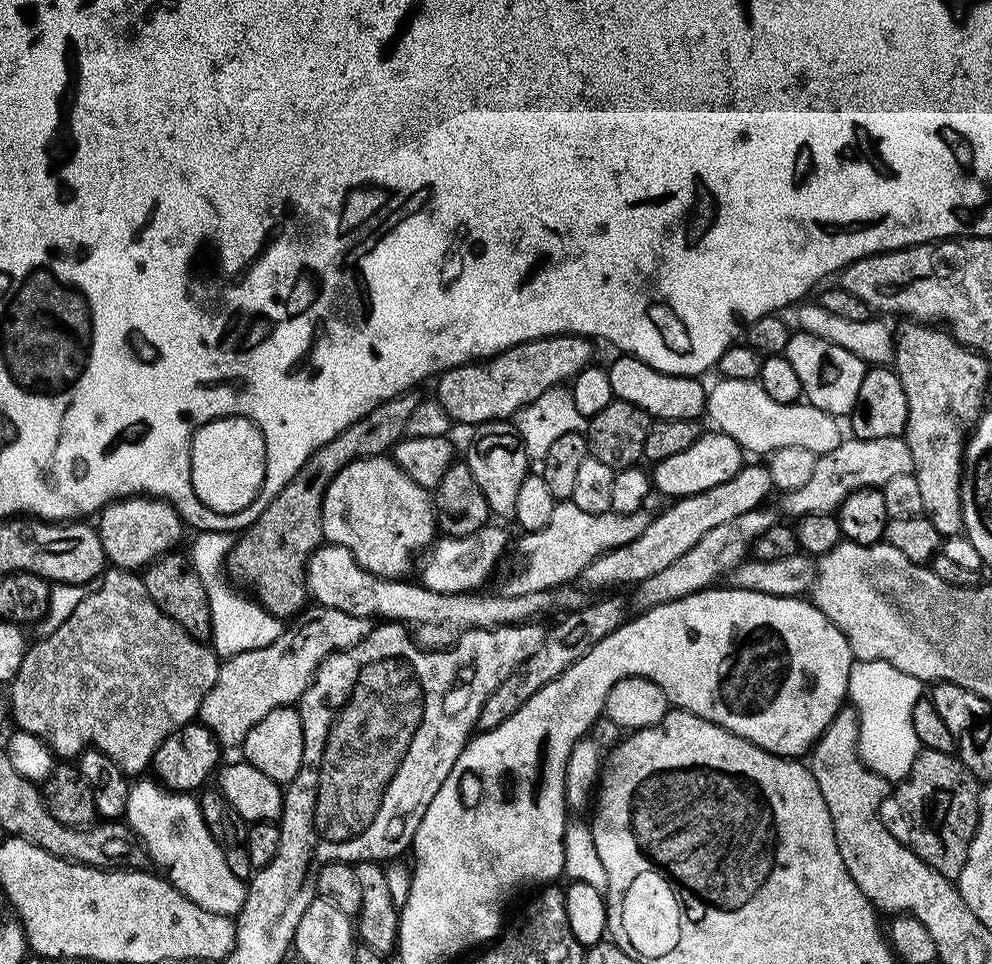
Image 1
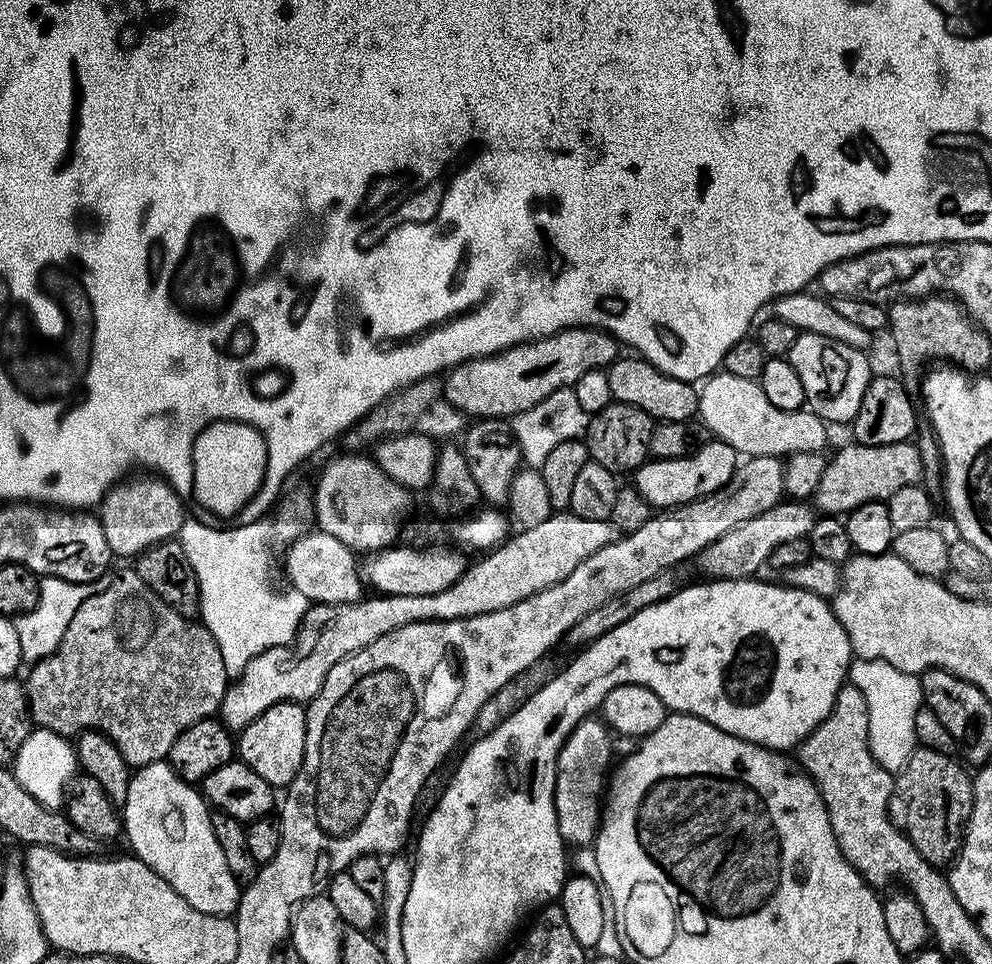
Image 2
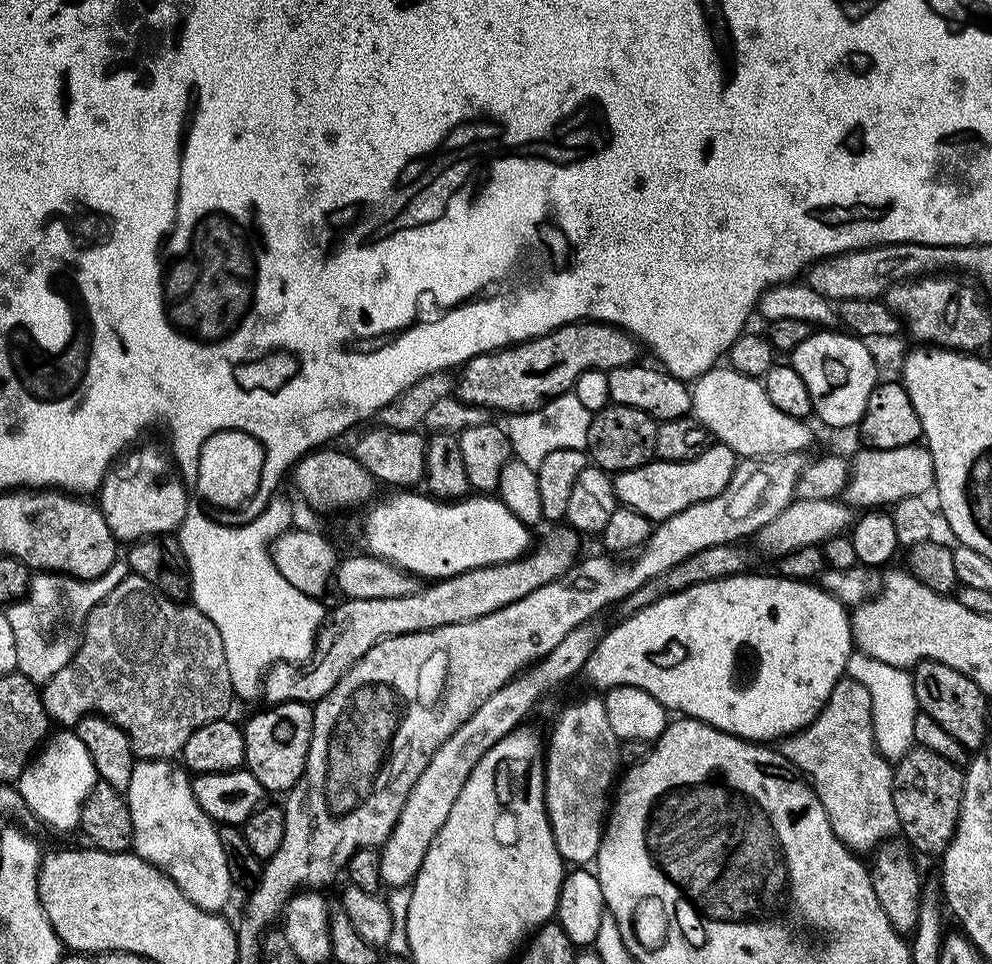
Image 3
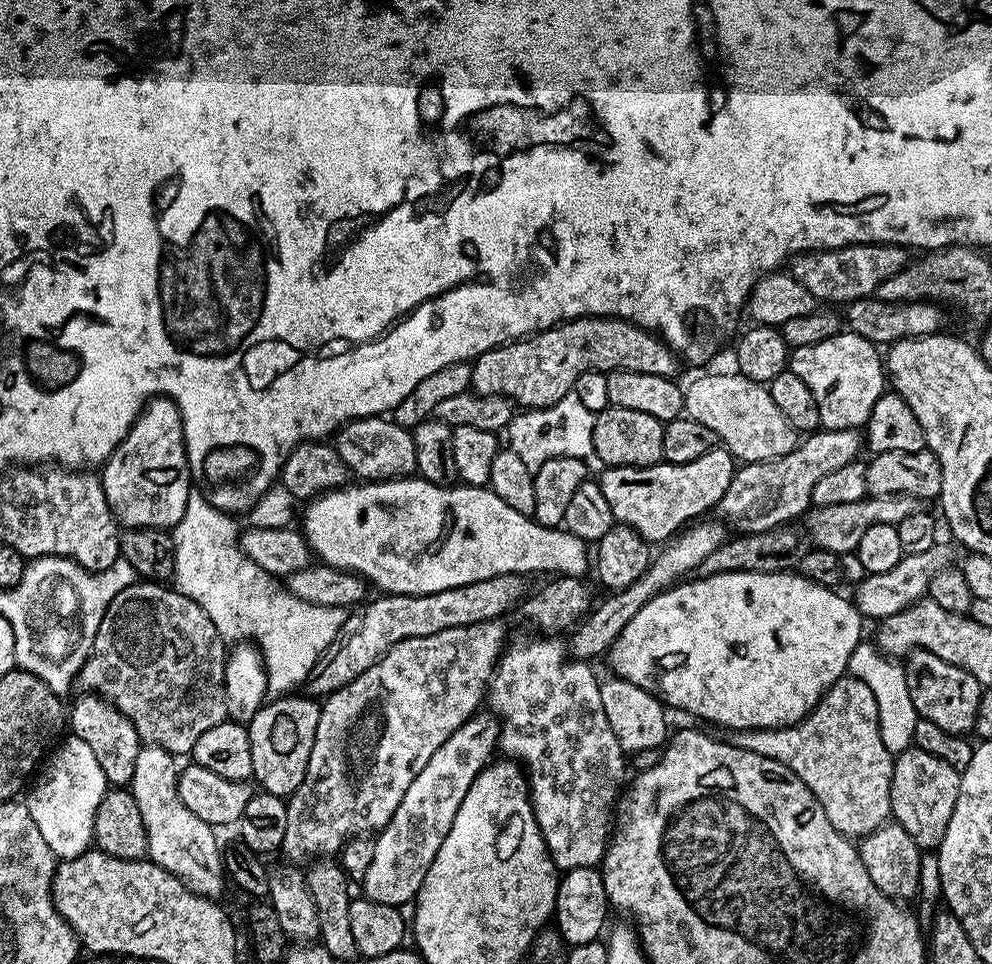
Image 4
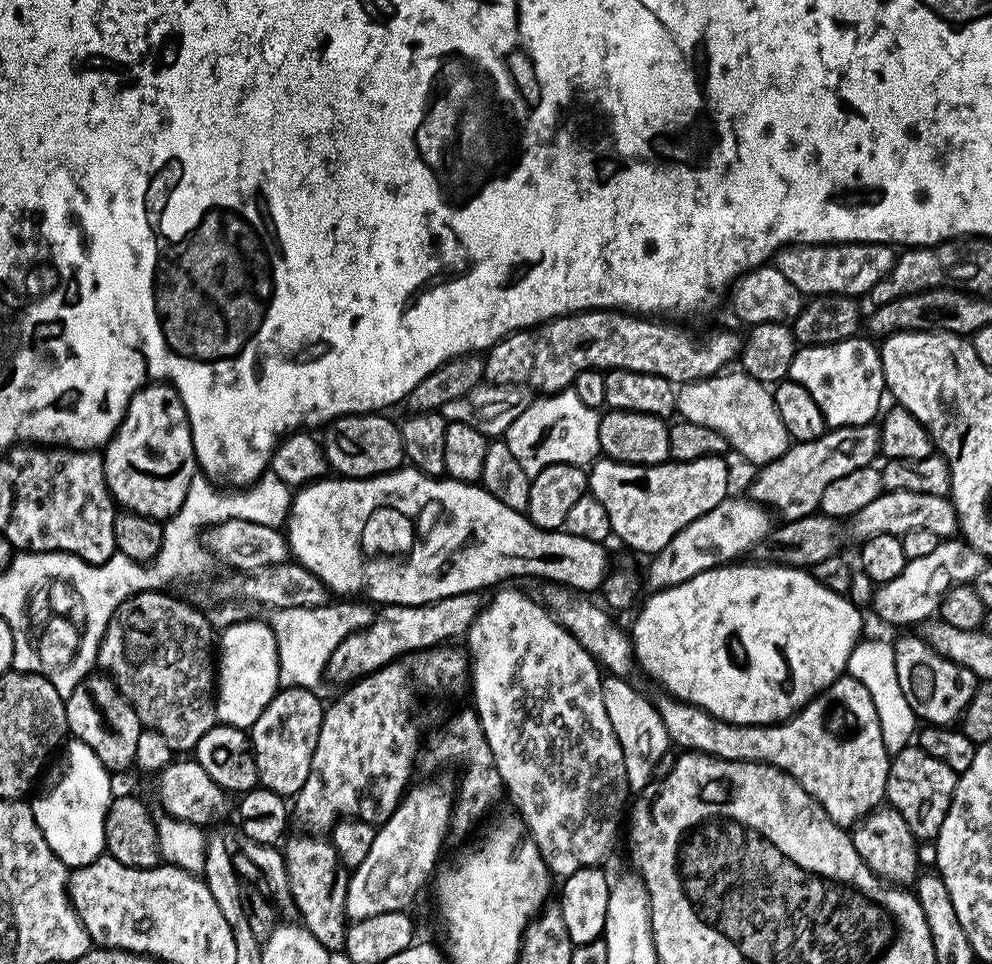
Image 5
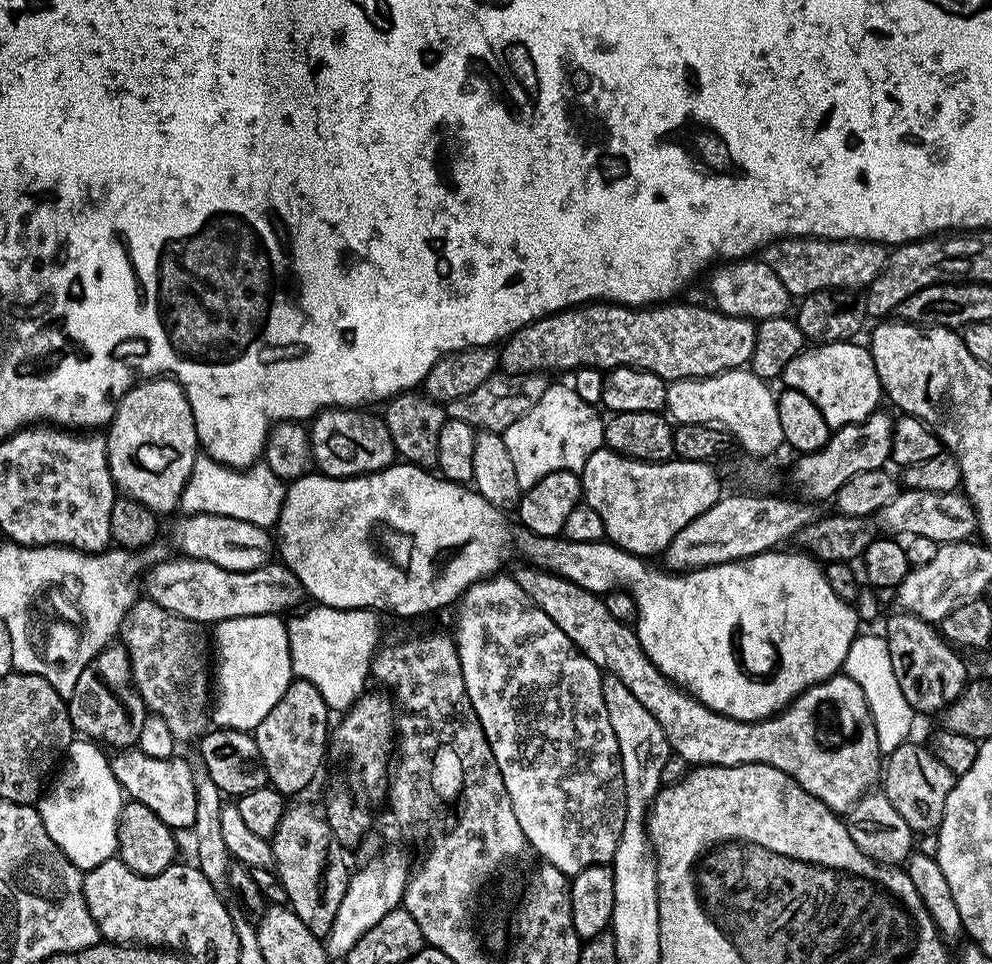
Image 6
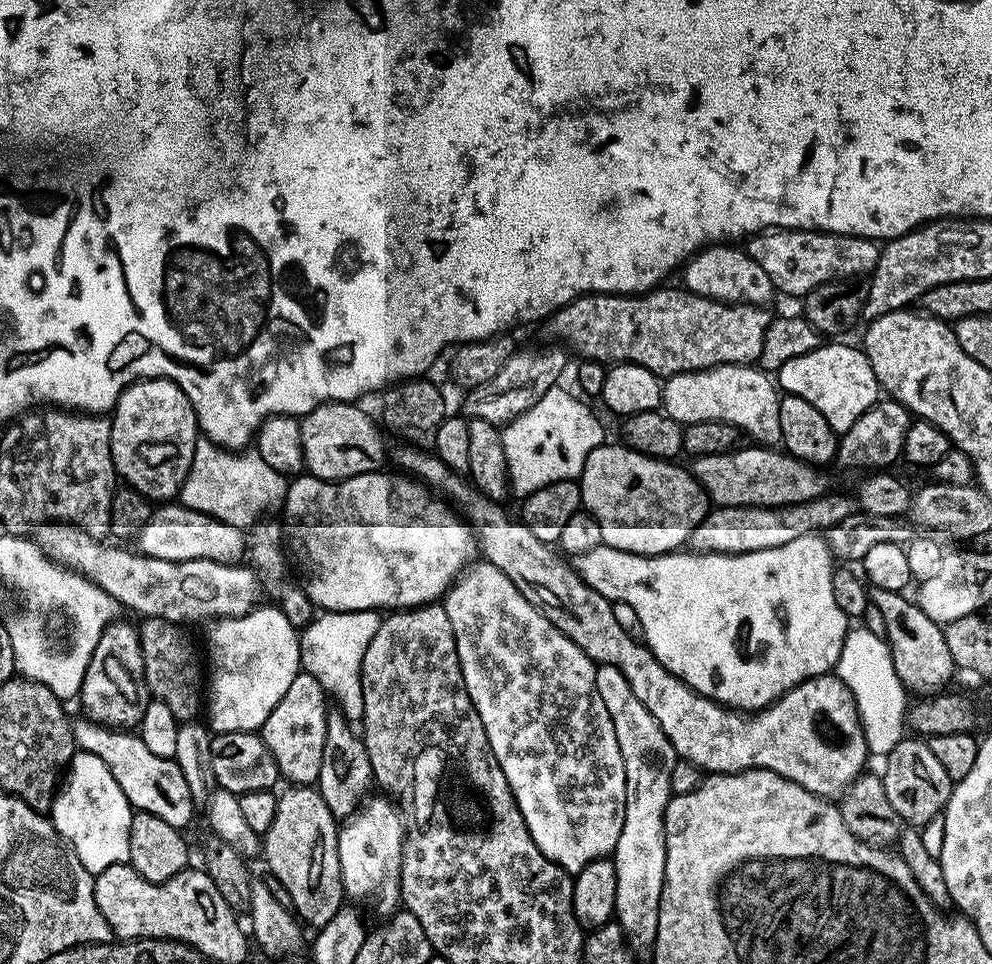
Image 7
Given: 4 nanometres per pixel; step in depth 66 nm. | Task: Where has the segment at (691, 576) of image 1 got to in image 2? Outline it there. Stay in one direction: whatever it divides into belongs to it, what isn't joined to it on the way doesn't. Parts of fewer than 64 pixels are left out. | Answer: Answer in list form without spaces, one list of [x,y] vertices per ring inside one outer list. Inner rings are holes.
[[[781,502],[770,510],[742,522],[742,526],[736,526],[722,538],[718,538],[710,546],[706,546],[700,552],[698,563],[705,572],[705,577],[719,578],[721,580],[742,580],[752,578],[763,564],[771,561],[774,550],[782,546],[782,542],[794,542],[803,540],[809,535],[812,524],[818,519],[817,513],[804,502]]]

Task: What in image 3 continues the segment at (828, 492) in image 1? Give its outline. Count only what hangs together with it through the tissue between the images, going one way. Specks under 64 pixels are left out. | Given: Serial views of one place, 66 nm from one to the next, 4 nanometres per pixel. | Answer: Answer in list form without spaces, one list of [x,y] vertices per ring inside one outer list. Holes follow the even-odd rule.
[[[911,444],[897,448],[865,447],[863,451],[851,457],[850,479],[842,493],[853,509],[880,510],[896,505],[908,496],[927,497],[933,491],[936,482],[934,458],[927,447]]]

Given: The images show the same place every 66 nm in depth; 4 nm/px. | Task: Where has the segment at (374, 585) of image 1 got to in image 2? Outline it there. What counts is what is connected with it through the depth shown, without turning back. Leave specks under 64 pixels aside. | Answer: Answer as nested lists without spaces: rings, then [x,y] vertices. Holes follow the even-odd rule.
[[[309,530],[287,545],[284,570],[291,587],[312,604],[354,604],[365,595],[366,585],[358,567],[357,553],[347,548],[334,534]]]

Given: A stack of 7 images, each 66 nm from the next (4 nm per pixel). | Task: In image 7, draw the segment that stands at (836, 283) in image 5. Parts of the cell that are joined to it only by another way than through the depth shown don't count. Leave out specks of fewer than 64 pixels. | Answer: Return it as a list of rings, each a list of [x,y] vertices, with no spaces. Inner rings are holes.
[[[769,230],[758,232],[746,240],[746,251],[766,275],[777,293],[803,298],[810,290],[833,280],[864,278],[876,268],[881,245],[864,236],[838,236],[835,232],[803,230]]]

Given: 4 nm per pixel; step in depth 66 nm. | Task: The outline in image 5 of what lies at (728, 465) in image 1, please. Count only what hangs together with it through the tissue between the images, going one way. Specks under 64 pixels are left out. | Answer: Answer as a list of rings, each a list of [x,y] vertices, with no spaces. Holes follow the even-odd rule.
[[[707,456],[698,458],[694,462],[677,460],[666,464],[655,464],[647,468],[600,458],[591,465],[588,472],[588,492],[594,498],[598,498],[598,502],[602,502],[610,518],[612,536],[615,539],[620,539],[626,547],[633,548],[636,552],[655,554],[662,550],[683,527],[701,518],[707,511],[714,509],[730,496],[726,461],[724,456]]]

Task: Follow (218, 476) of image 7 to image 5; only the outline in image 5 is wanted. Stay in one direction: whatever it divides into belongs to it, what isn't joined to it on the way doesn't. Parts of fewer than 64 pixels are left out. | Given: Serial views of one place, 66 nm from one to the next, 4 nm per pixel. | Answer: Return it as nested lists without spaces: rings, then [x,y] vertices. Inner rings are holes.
[[[271,470],[265,472],[255,484],[249,484],[248,487],[239,490],[225,490],[207,476],[197,474],[190,482],[190,490],[186,490],[186,502],[182,502],[180,509],[163,521],[162,550],[152,562],[152,590],[167,589],[171,580],[200,576],[214,564],[212,553],[202,543],[202,530],[227,520],[245,520],[258,522],[262,526],[280,528],[287,525],[293,495],[293,489]]]

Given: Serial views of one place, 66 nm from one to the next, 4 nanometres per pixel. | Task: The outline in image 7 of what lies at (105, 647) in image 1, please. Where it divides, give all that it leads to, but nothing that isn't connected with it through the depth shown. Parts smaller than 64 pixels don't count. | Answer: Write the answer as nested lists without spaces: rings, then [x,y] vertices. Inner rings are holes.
[[[157,616],[147,617],[147,619],[143,621],[143,623],[144,625],[142,623],[139,625],[138,631],[140,633],[140,645],[142,646],[142,658],[144,659],[144,677],[146,678],[146,682],[148,683],[149,693],[151,693],[151,695],[155,697],[155,699],[163,702],[166,706],[170,706],[170,710],[172,711],[172,713],[174,713],[174,715],[176,715],[177,721],[180,722],[195,721],[197,717],[199,717],[196,715],[198,715],[200,712],[200,660],[202,664],[201,653],[200,656],[198,653],[196,653],[196,648],[194,645],[192,645],[191,638],[188,637],[186,633],[184,633],[187,631],[185,631],[185,629],[181,627],[181,625],[172,624],[170,623],[170,621],[163,620],[162,618],[158,618]]]

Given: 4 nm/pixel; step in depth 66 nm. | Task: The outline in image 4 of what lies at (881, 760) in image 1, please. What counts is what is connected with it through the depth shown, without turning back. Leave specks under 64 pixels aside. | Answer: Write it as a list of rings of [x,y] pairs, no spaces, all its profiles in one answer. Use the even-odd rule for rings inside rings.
[[[861,642],[850,658],[848,672],[855,679],[866,682],[870,690],[874,690],[874,698],[878,702],[880,733],[886,750],[899,754],[913,747],[914,726],[918,717],[914,710],[914,702],[910,702],[910,690],[906,690],[906,674],[903,667],[895,659],[881,652],[875,643]]]

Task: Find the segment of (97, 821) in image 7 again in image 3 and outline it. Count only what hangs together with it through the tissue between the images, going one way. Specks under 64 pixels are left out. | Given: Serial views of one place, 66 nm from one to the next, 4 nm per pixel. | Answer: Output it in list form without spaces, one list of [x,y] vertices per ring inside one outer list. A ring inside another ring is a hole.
[[[60,730],[57,732],[60,732],[57,736],[49,735],[43,747],[35,753],[34,759],[20,775],[18,787],[24,804],[41,825],[49,824],[56,832],[73,831],[75,833],[80,827],[80,815],[86,798],[98,782],[98,777],[94,762],[90,758],[90,750],[86,750],[86,742],[82,742],[82,738],[78,738],[76,731]]]

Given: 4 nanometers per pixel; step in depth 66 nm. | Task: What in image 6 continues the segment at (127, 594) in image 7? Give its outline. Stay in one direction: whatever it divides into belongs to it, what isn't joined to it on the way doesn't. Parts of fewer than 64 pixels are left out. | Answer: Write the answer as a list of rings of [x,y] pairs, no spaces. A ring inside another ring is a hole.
[[[179,559],[164,560],[161,564],[154,565],[144,580],[144,588],[148,591],[145,593],[147,599],[152,600],[158,606],[162,606],[182,618],[193,620],[201,626],[215,626],[222,623],[223,620],[242,618],[243,616],[284,614],[287,608],[296,608],[303,600],[306,600],[302,582],[298,582],[298,578],[283,562],[269,562],[263,564],[261,568],[255,568],[249,572],[231,572],[230,570],[222,570],[222,566],[214,566],[214,562]]]

